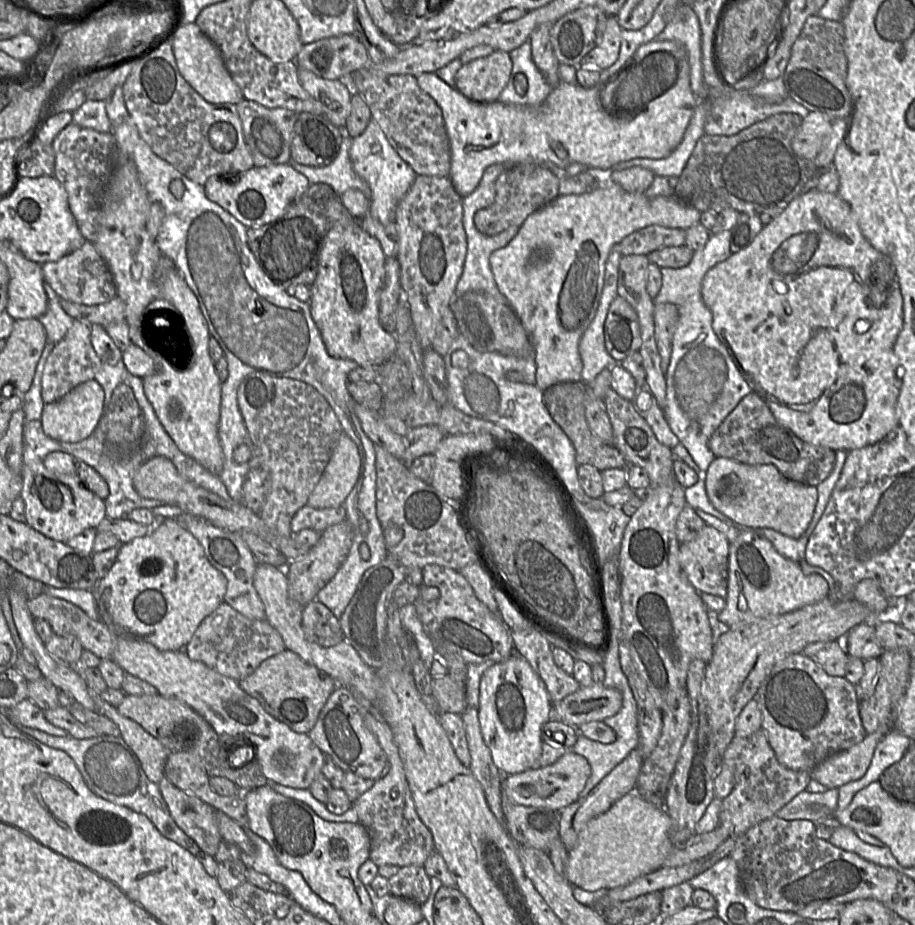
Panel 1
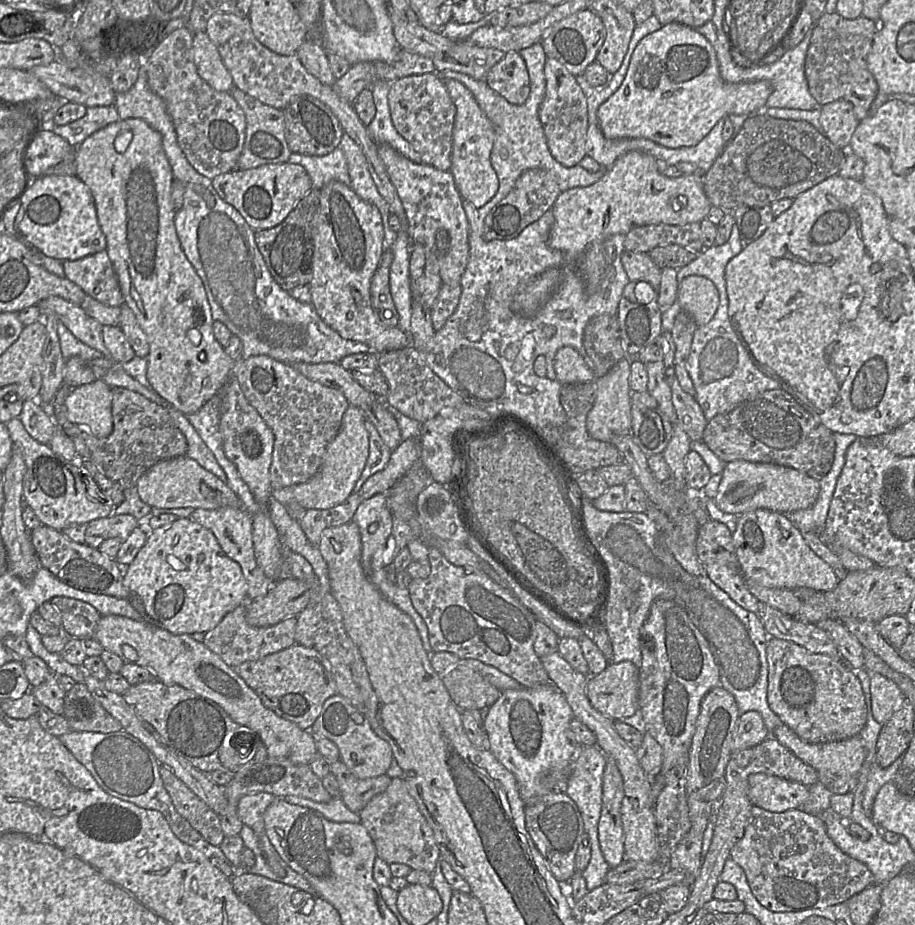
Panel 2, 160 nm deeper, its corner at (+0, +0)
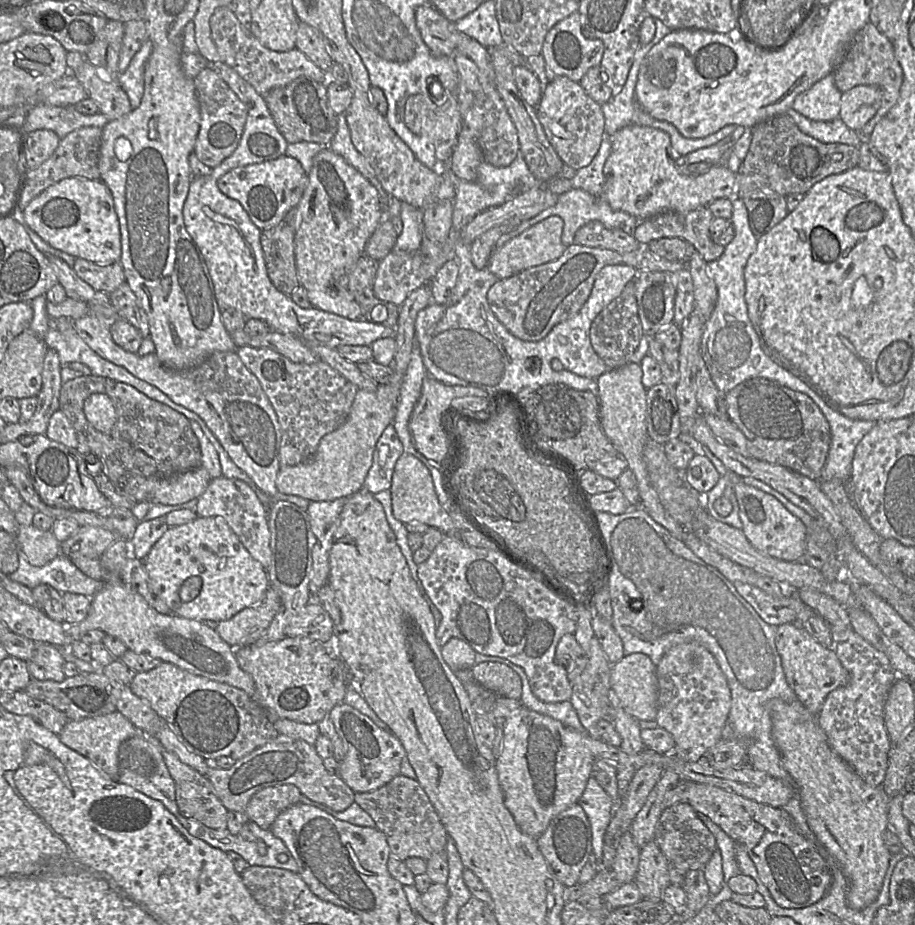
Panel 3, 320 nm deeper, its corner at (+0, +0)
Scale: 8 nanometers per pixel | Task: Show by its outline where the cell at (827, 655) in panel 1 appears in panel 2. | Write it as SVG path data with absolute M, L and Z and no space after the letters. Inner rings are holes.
M763 605L758 614L769 637L791 641L812 653L843 660L832 639L817 625L797 621L769 605Z

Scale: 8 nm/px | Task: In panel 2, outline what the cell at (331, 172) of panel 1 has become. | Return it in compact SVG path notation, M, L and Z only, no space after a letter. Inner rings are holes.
M339 147L323 156L291 153L288 162L299 164L305 168L312 180L313 188L321 189L332 181L350 185L346 157Z

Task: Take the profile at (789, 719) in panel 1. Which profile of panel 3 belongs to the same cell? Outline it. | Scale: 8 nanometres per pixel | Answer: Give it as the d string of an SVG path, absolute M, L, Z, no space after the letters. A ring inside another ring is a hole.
M794 623L779 625L775 627L774 634L775 647L780 656L787 683L794 691L796 700L817 716L826 696L848 682L848 671L832 648L818 643L800 625Z

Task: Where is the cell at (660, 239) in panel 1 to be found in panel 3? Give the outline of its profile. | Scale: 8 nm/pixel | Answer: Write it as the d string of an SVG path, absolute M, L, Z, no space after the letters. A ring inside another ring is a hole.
M706 206L688 213L664 212L639 222L632 236L640 245L660 238L681 238L693 245L706 262L712 262L724 252L724 247L709 237L713 218Z

